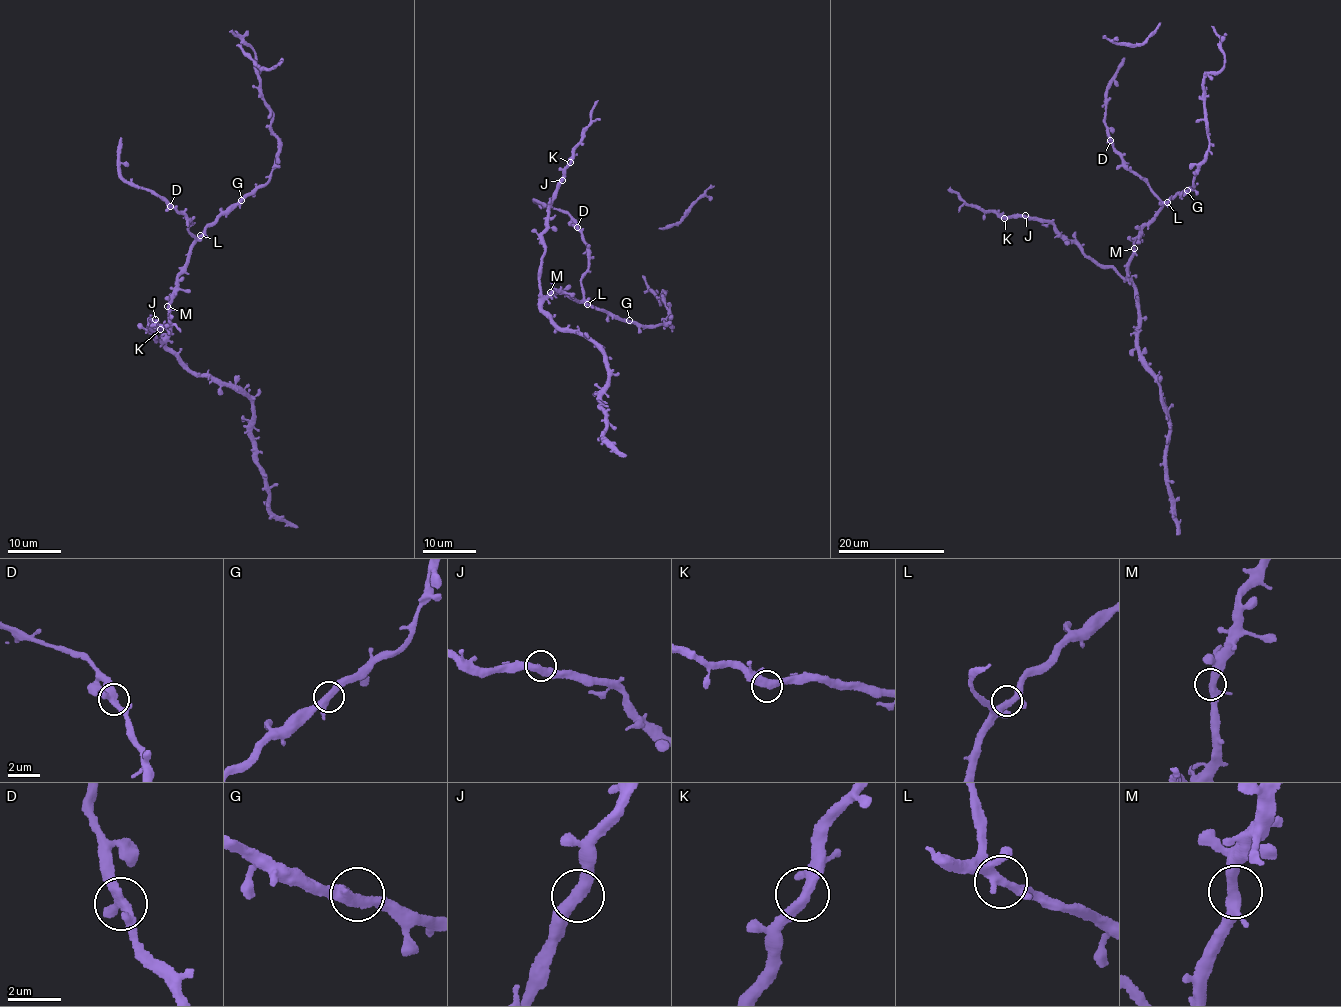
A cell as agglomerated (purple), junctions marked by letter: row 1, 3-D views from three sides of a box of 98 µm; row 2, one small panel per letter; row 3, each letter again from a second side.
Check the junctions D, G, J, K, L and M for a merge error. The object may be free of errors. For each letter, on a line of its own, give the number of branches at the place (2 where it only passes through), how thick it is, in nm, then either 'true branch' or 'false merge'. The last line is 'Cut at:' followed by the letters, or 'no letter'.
D: 3 | 360 nm | true branch
G: 3 | 340 nm | true branch
J: 2 | 440 nm | true branch
K: 3 | 360 nm | true branch
L: 4 | 300 nm | true branch
M: 3 | 360 nm | true branch
Cut at: no letter

